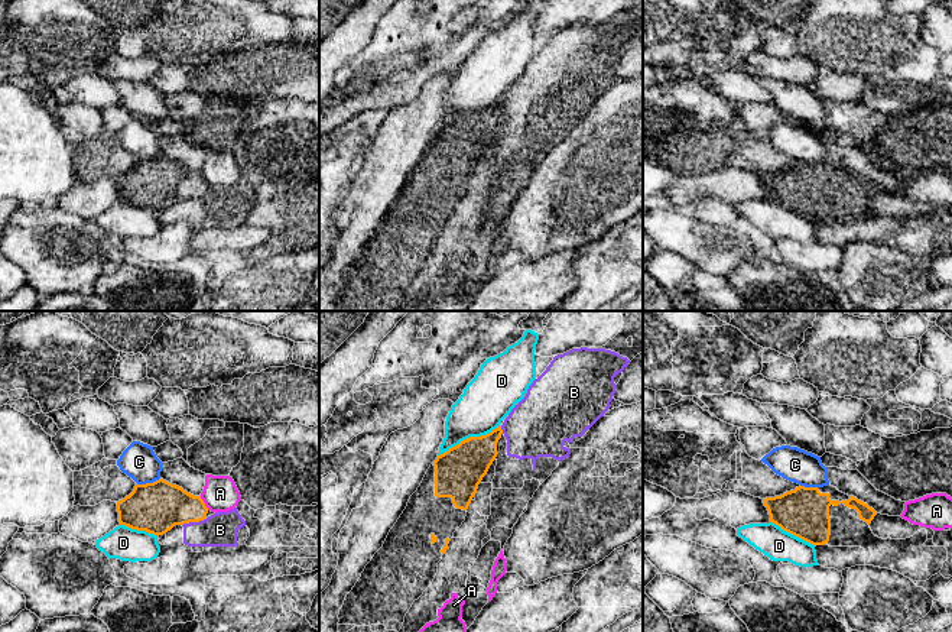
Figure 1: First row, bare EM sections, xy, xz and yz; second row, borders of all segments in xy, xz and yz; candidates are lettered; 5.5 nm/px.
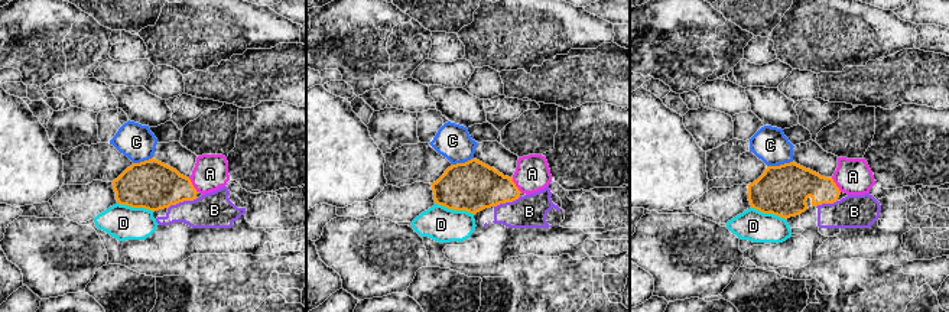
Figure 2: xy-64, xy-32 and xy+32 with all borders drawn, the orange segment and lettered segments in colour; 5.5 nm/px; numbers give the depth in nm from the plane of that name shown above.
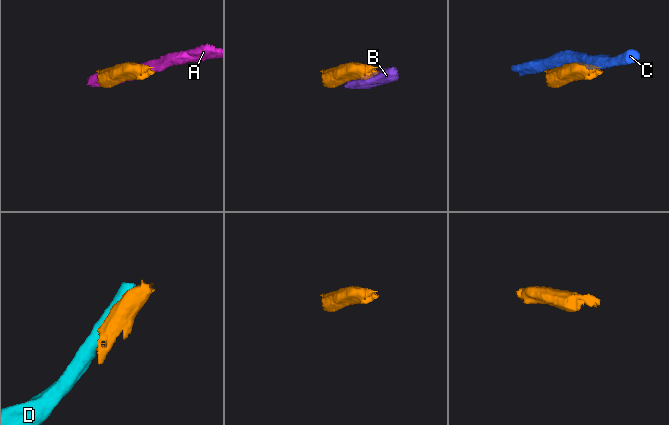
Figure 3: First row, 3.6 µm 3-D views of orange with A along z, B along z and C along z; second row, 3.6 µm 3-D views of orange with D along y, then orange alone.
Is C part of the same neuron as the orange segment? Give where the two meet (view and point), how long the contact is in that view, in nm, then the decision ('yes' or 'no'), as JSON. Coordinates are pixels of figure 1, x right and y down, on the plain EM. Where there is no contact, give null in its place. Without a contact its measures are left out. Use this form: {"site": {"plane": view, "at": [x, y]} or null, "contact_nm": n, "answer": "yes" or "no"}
{"site": {"plane": "xy", "at": [148, 159]}, "contact_nm": 130, "answer": "no"}

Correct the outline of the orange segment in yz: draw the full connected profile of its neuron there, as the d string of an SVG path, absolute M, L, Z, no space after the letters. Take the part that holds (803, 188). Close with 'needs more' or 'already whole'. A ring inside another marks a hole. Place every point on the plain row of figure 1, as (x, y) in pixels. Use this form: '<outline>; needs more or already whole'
M799 162L780 172L766 174L763 179L769 187L770 198L812 221L823 221L829 217L829 182L839 179L855 185L858 195L867 198L878 214L906 215L920 205L927 207L927 215L933 215L935 211L932 204L913 201L901 192L877 189L854 172L842 178L831 176L829 169L821 169L818 163Z; needs more

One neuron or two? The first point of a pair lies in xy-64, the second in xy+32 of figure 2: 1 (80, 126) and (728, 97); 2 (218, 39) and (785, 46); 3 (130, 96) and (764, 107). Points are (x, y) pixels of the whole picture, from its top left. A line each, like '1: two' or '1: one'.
1: two
2: one
3: one

